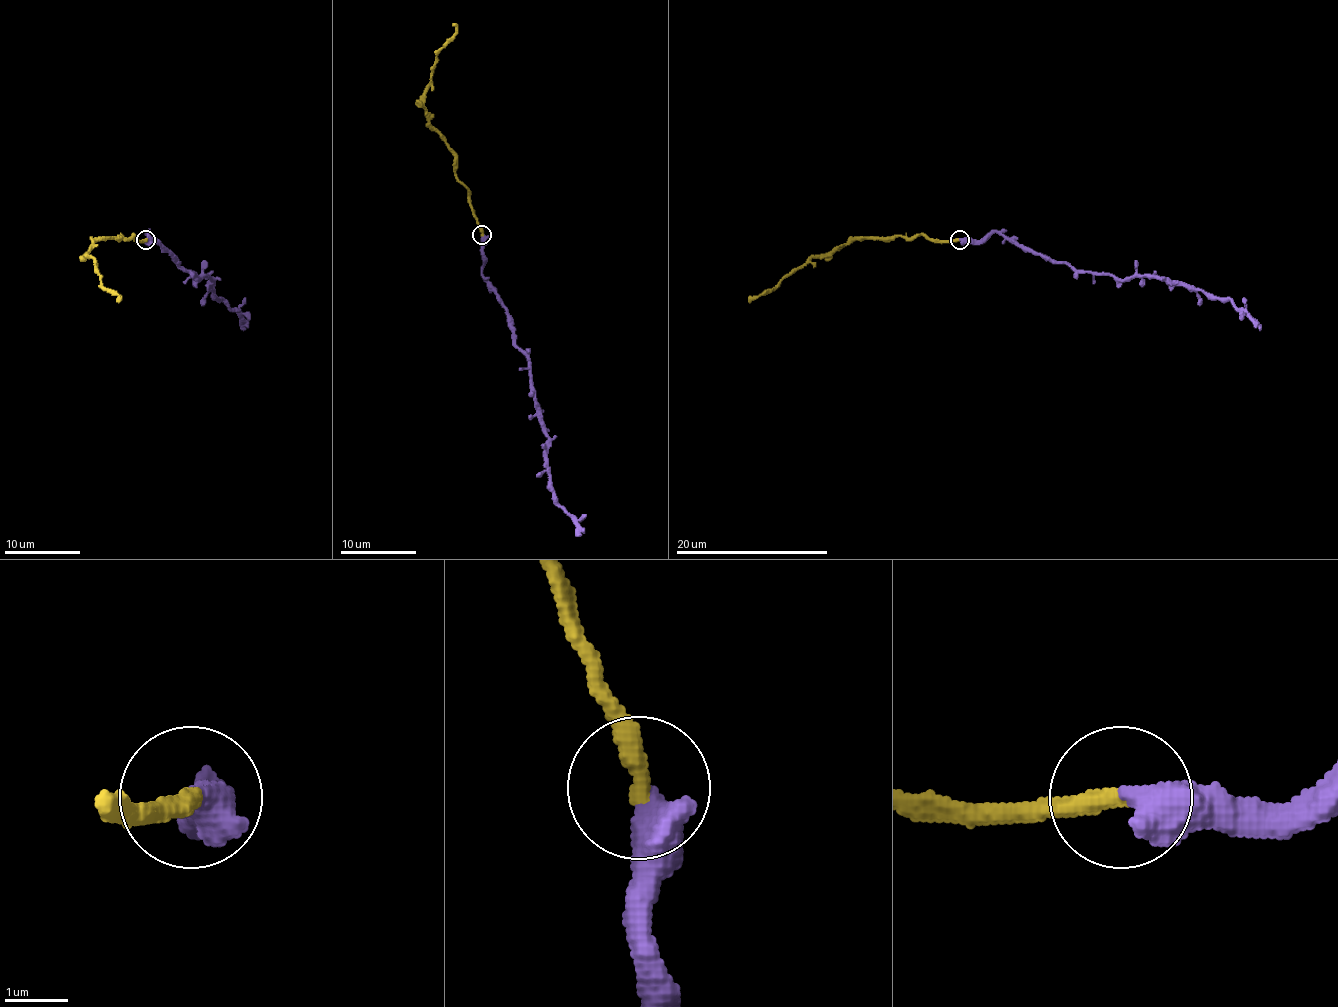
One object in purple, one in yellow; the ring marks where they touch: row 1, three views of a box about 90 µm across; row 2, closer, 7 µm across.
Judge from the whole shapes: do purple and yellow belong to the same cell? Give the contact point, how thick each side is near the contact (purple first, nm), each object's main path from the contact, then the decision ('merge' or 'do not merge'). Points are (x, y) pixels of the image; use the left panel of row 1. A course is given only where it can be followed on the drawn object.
at (146, 239); 500 nm thick on the purple side, 340 nm on the other; purple runs (145, 239), (147, 241), (145, 231), (199, 279), (206, 277), (212, 281), (212, 292), (237, 313), (243, 331); yellow runs (145, 239), (100, 237), (90, 249), (100, 283), (119, 296), (117, 302); merge

